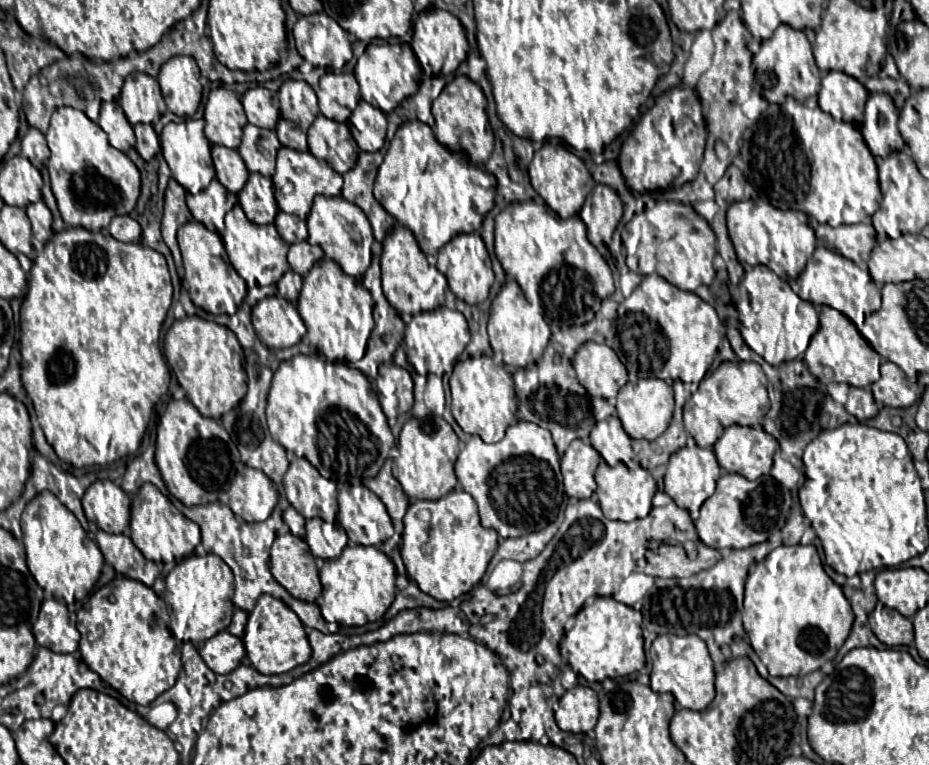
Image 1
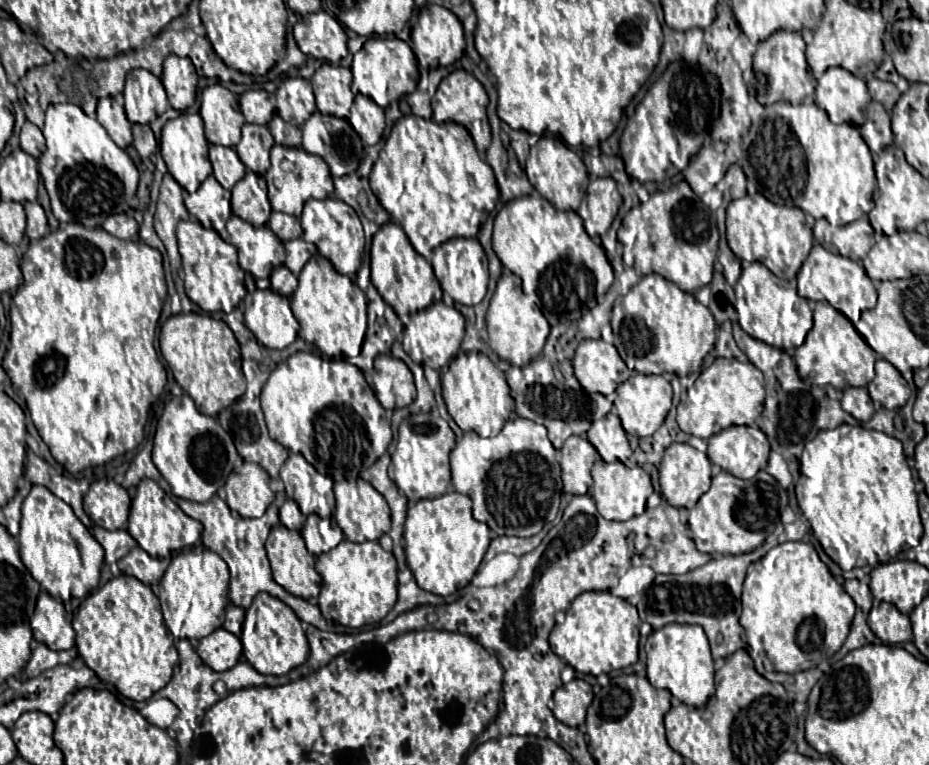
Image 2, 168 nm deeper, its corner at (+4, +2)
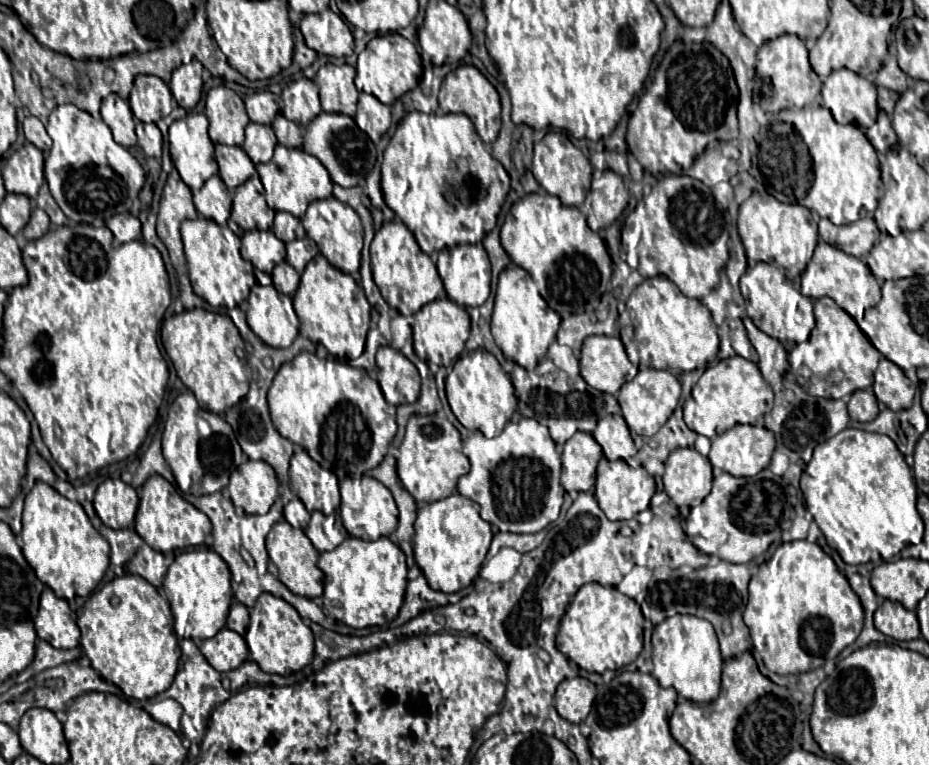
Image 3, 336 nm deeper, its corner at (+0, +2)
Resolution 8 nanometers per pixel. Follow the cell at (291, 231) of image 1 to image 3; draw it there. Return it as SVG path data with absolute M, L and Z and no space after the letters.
M278 211L278 213L275 214L272 231L274 231L274 235L278 235L278 239L282 239L284 243L306 237L306 232L301 220L298 217L294 217L292 213L286 213L286 211Z

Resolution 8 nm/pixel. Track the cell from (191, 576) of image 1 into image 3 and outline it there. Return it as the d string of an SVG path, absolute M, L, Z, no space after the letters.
M192 549L180 553L168 567L163 591L170 601L174 633L179 639L204 641L214 637L226 625L226 615L232 603L230 569L226 561L210 549Z

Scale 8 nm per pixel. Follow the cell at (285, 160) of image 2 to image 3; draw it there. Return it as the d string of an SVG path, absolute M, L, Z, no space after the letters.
M276 145L274 159L270 163L260 163L258 175L266 189L266 201L274 211L288 211L296 217L302 217L308 203L332 197L332 179L326 167L320 163L318 157L302 149L288 149L284 145Z

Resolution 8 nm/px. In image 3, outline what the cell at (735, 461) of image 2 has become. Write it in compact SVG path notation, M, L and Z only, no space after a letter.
M738 425L712 439L712 449L710 449L708 459L710 459L712 467L718 467L734 477L754 477L762 469L768 467L772 453L774 453L774 435L770 431L766 431L766 427Z

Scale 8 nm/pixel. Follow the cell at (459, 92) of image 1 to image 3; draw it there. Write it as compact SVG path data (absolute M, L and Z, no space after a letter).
M462 65L456 71L448 73L440 95L438 95L438 103L440 109L444 113L464 113L470 117L470 121L474 123L480 139L486 145L492 145L500 133L500 97L494 89L494 85L474 67L474 65Z

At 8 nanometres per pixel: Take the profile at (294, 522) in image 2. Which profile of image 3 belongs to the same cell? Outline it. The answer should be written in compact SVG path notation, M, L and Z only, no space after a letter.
M292 497L292 501L284 507L284 519L298 529L306 529L310 521L310 513L306 511L304 503L298 497Z

